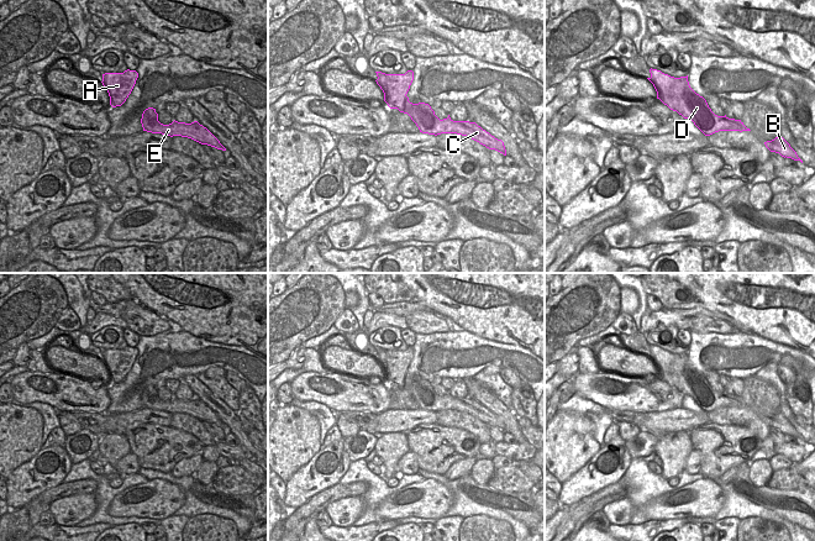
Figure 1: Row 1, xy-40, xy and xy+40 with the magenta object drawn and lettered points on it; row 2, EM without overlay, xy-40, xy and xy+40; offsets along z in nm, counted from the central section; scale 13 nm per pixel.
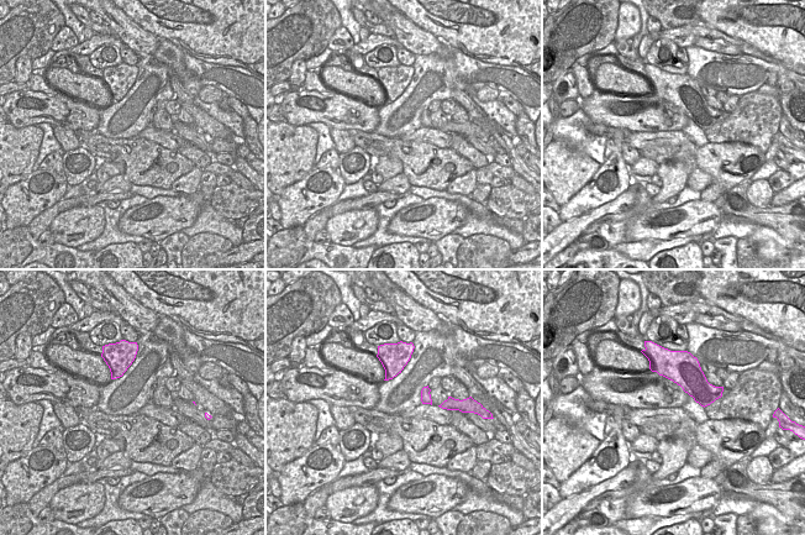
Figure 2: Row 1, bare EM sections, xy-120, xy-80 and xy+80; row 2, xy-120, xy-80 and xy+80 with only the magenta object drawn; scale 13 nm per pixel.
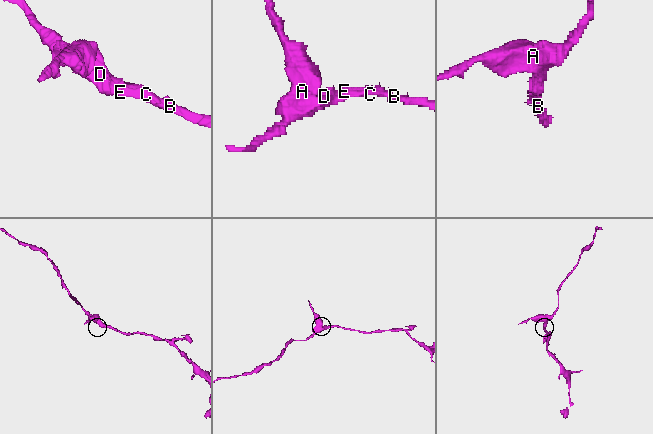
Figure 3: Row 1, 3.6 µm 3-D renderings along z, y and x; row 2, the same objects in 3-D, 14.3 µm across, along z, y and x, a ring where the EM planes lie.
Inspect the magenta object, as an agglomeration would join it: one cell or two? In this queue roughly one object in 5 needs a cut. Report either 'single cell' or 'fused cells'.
fused cells

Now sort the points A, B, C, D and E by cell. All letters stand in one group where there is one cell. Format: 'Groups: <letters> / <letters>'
Groups: A / B C D E.

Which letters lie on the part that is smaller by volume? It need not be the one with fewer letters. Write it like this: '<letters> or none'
A

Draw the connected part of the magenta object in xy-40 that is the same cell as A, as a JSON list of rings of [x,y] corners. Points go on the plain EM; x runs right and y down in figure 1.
[[[125,347],[123,350],[105,350],[102,351],[102,362],[106,364],[109,372],[116,372],[116,379],[111,382],[116,384],[122,382],[131,371],[138,350],[136,347]]]

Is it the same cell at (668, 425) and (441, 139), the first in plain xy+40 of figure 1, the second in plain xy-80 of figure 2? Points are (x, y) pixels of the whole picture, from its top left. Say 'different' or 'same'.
same

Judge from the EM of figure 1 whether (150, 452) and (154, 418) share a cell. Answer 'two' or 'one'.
two

